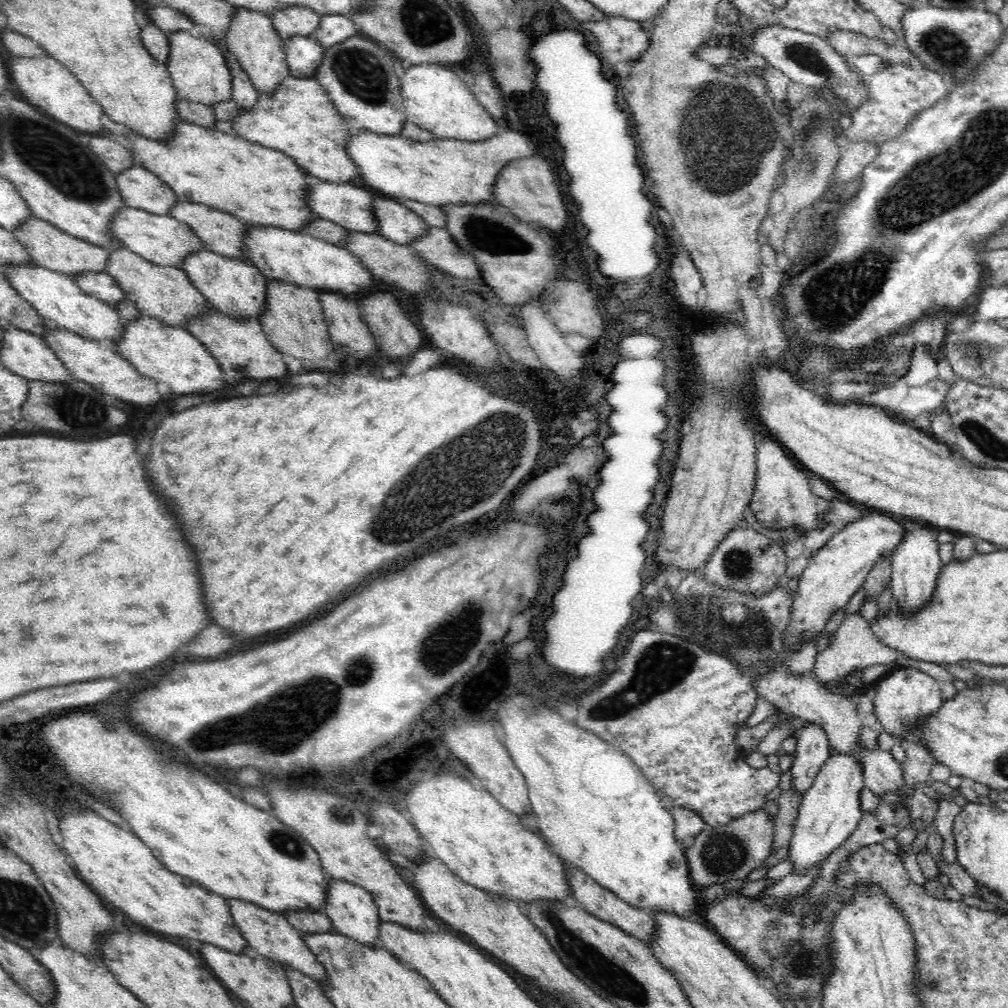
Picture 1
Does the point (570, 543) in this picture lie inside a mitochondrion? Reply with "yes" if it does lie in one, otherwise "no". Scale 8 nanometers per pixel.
no

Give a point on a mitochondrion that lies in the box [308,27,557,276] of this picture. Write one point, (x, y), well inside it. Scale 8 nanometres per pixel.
(362, 75)

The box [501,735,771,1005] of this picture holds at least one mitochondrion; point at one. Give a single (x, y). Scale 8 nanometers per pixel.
(721, 854)

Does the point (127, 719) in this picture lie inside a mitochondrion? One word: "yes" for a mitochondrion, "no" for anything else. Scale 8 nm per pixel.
no

